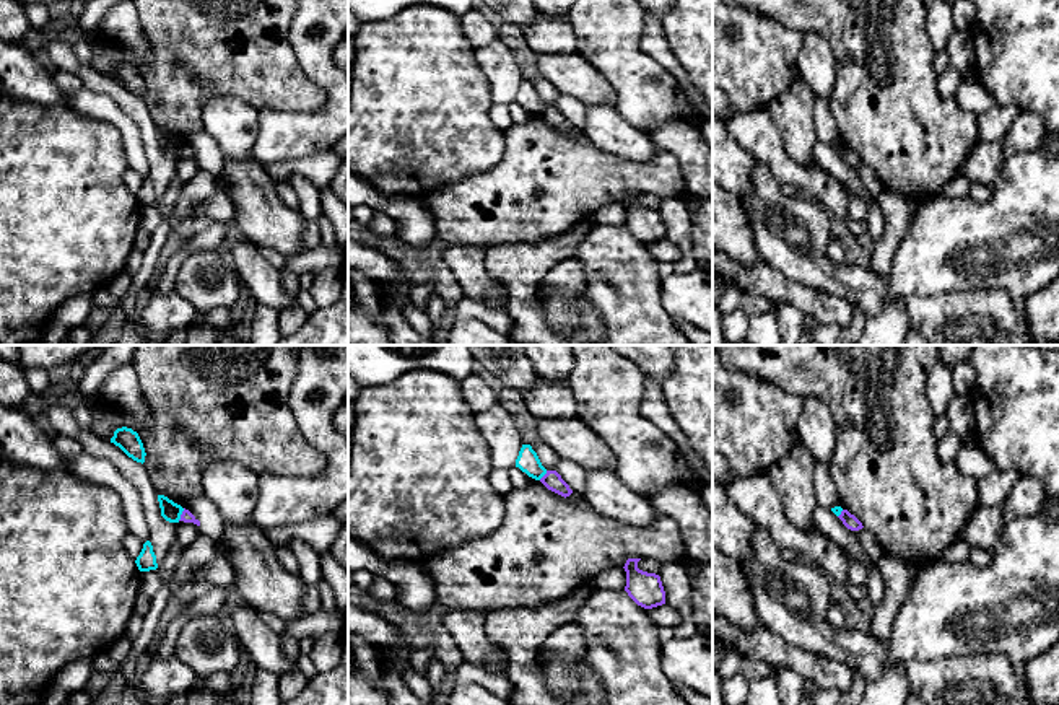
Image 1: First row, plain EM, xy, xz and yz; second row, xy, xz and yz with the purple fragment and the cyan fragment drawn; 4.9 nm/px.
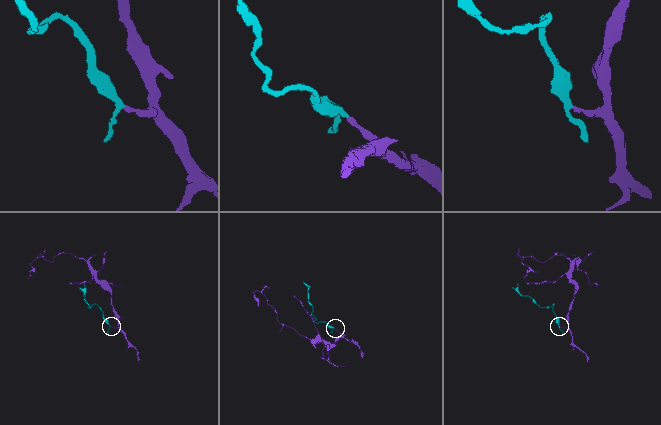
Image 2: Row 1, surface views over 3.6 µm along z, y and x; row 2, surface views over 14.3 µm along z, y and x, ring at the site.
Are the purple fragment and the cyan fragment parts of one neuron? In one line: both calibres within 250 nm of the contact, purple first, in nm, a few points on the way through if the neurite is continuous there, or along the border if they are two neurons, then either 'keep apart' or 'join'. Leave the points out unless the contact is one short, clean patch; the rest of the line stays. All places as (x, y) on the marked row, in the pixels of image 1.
60 nm thick on the purple side, 100 nm on the other; border along xy (184, 508), (178, 520); keep apart

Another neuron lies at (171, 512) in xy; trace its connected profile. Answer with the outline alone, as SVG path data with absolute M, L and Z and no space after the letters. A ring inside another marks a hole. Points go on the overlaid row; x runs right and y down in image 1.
M158 495L161 516L169 523L179 523L184 508L164 495Z

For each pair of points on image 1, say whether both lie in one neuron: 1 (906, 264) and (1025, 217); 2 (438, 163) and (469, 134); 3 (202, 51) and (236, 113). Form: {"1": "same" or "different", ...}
{"1": "same", "2": "same", "3": "different"}

